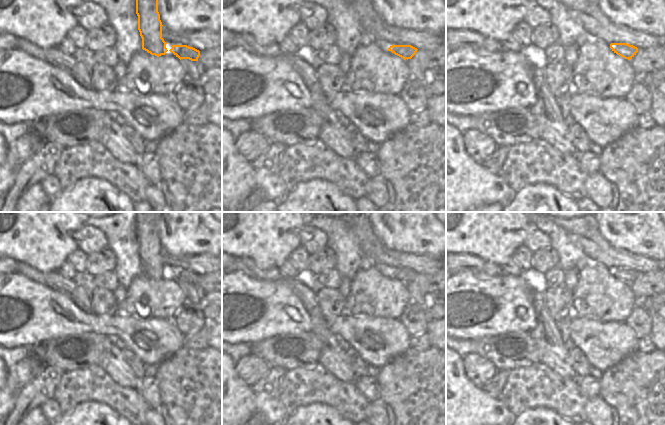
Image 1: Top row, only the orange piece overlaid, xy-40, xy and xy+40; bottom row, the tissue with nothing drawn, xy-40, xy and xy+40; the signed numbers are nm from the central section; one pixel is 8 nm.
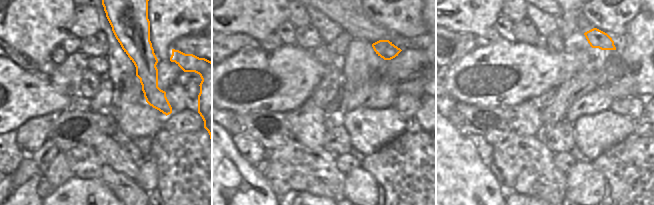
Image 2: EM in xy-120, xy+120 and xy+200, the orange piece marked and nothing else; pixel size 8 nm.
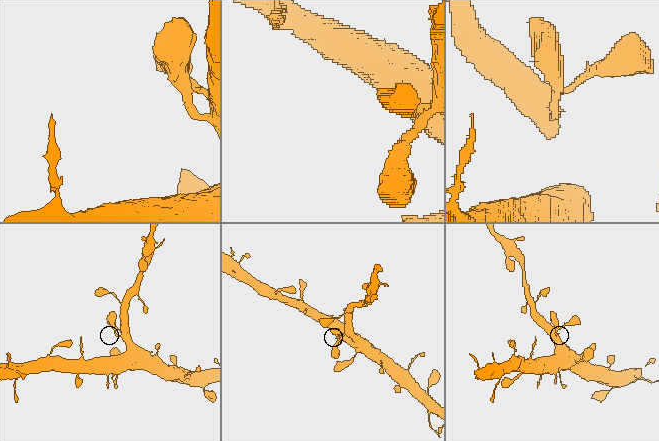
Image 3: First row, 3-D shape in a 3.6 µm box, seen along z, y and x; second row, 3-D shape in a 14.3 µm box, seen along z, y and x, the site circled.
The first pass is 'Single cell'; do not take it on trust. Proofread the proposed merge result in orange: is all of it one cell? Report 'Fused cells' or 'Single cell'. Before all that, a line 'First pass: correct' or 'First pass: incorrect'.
First pass: correct
Single cell

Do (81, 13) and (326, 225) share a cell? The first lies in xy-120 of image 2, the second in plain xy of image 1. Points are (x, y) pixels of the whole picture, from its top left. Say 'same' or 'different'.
different

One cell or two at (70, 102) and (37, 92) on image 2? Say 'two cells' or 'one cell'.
one cell

